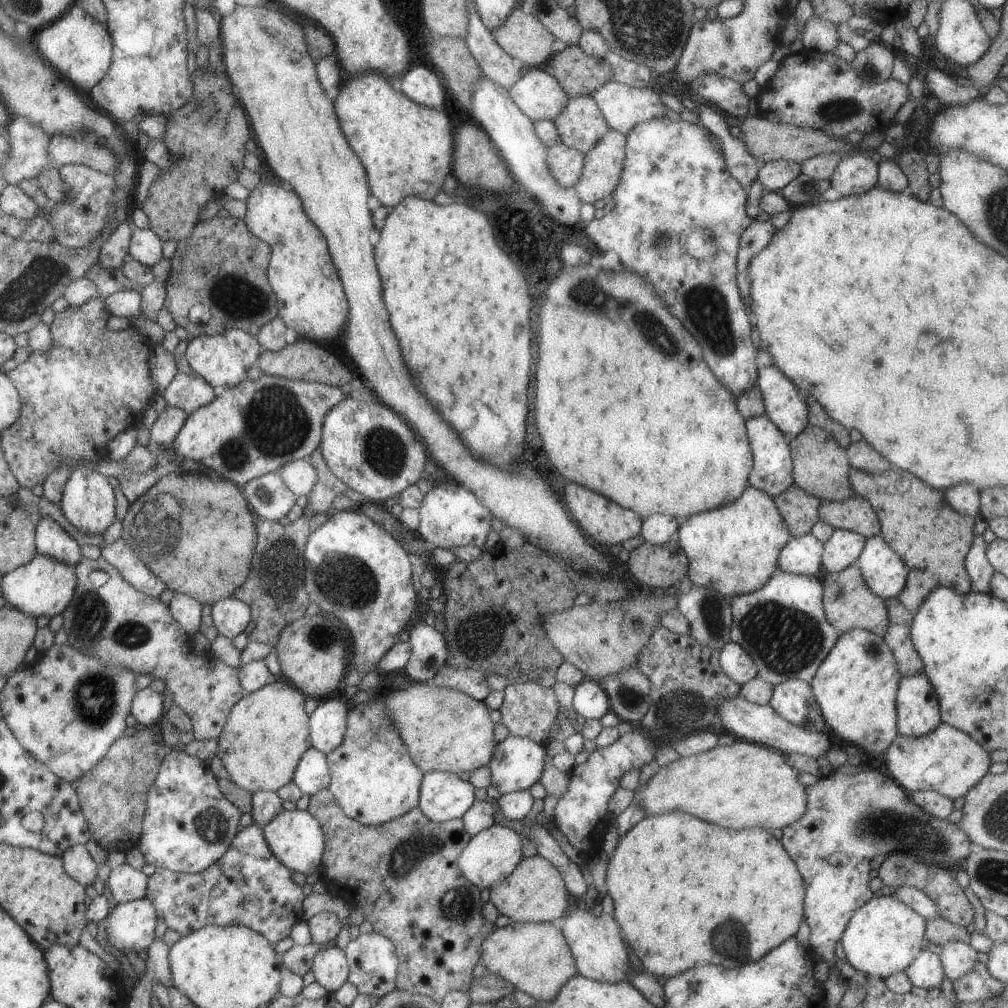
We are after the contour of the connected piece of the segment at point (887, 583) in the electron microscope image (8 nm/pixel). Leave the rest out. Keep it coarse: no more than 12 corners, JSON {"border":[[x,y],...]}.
{"border":[[880,535],[855,565],[884,600],[899,596],[911,571]]}

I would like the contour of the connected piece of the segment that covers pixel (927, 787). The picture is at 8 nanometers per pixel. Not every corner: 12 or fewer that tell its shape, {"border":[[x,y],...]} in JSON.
{"border":[[947,723],[898,734],[886,753],[908,794],[952,801],[989,774],[990,754]]}

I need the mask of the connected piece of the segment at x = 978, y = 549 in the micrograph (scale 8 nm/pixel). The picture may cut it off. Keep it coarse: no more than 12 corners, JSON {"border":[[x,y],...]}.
{"border":[[976,535],[965,556],[975,593],[991,592],[996,570],[986,558],[987,543]]}

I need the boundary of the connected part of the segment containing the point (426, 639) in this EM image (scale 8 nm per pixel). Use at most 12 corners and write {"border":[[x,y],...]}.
{"border":[[426,622],[409,628],[411,682],[431,682],[450,656]]}

